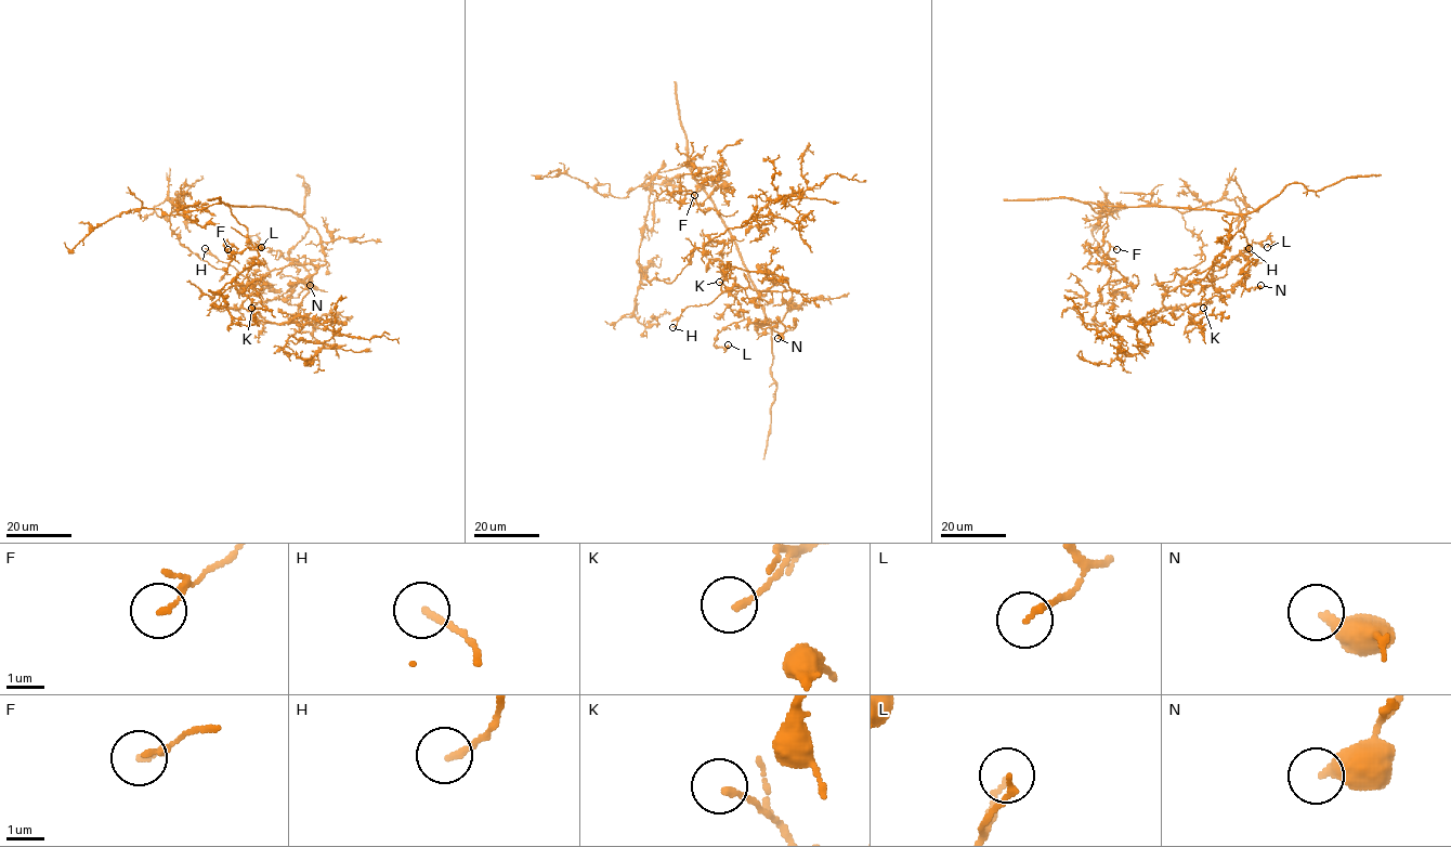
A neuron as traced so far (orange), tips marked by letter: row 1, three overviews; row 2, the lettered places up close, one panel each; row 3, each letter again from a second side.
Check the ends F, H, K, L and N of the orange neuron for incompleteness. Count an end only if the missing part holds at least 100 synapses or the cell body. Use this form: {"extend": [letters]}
{"extend": []}

